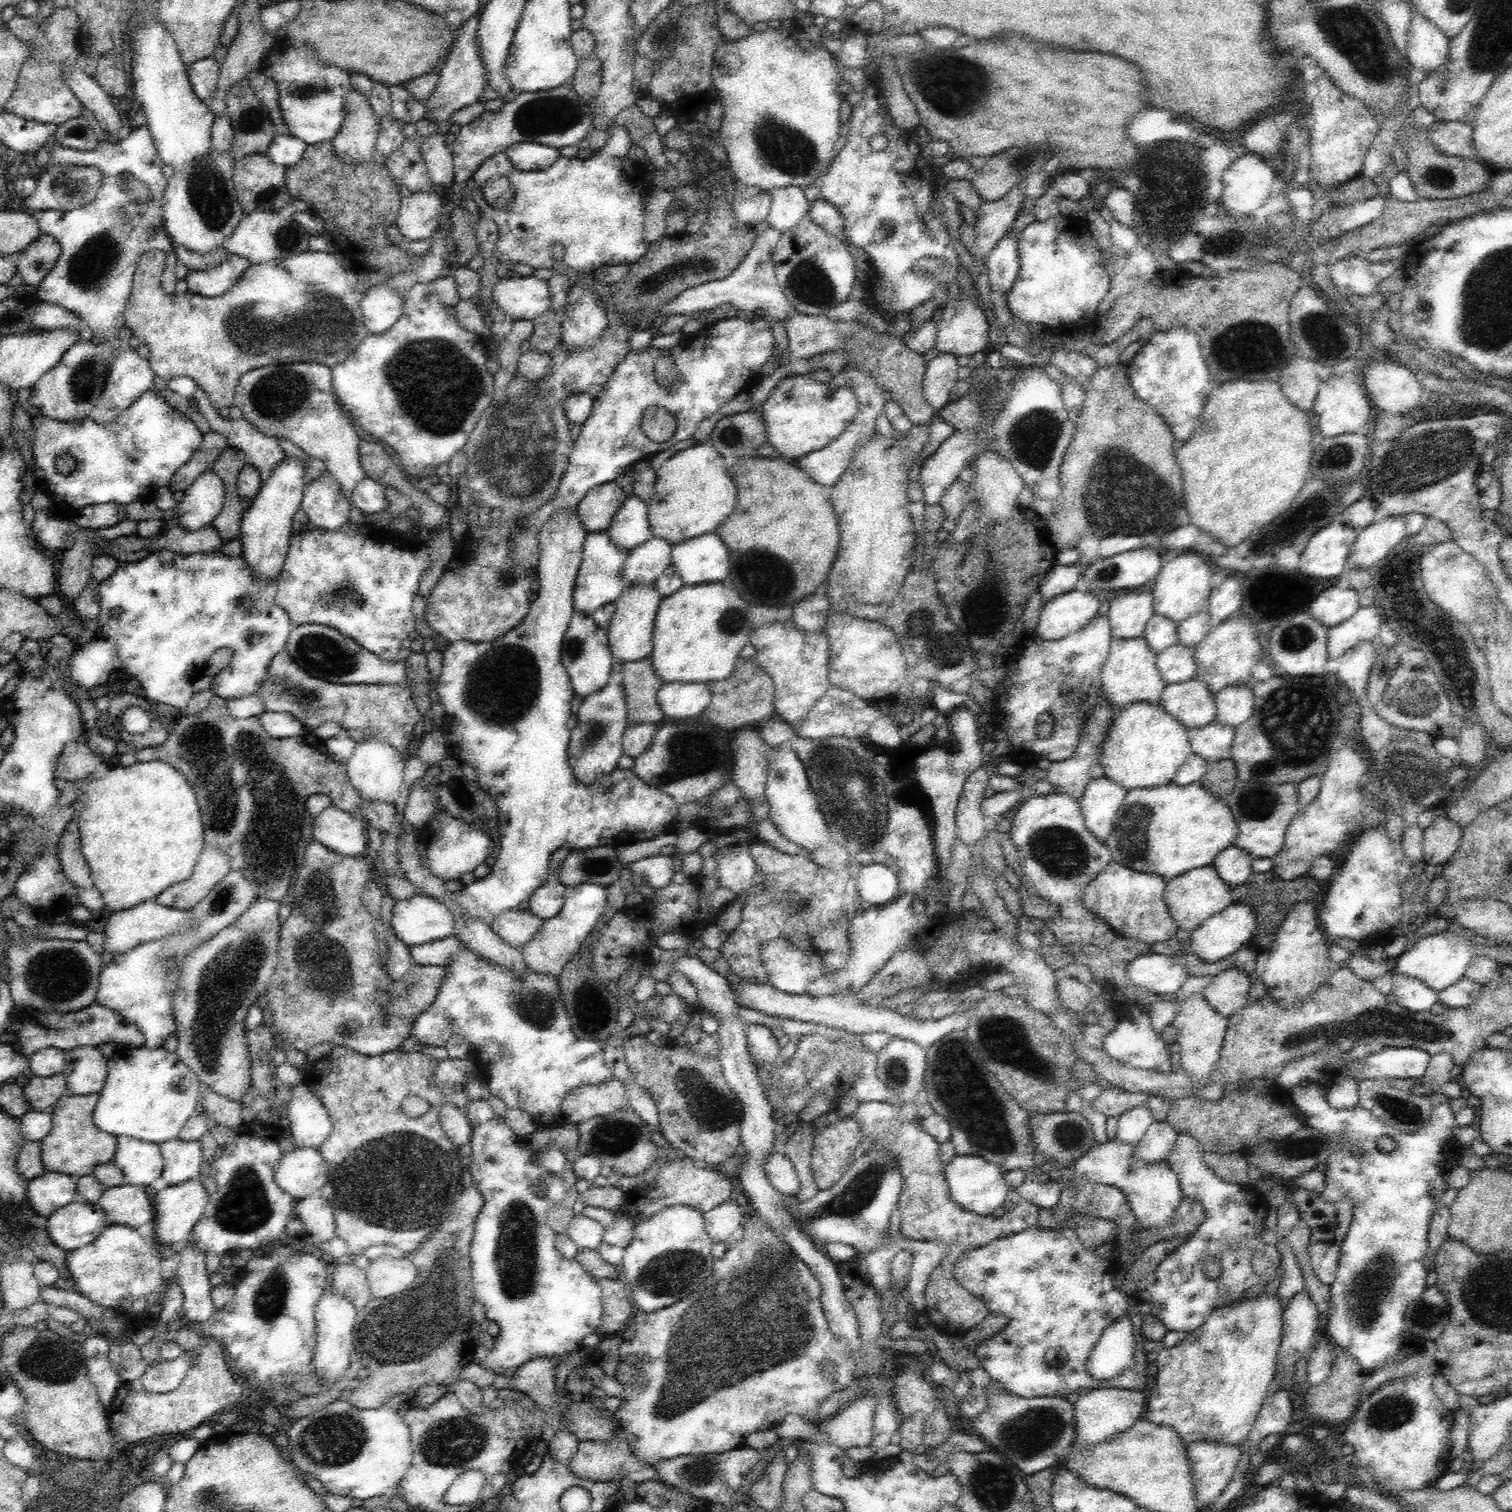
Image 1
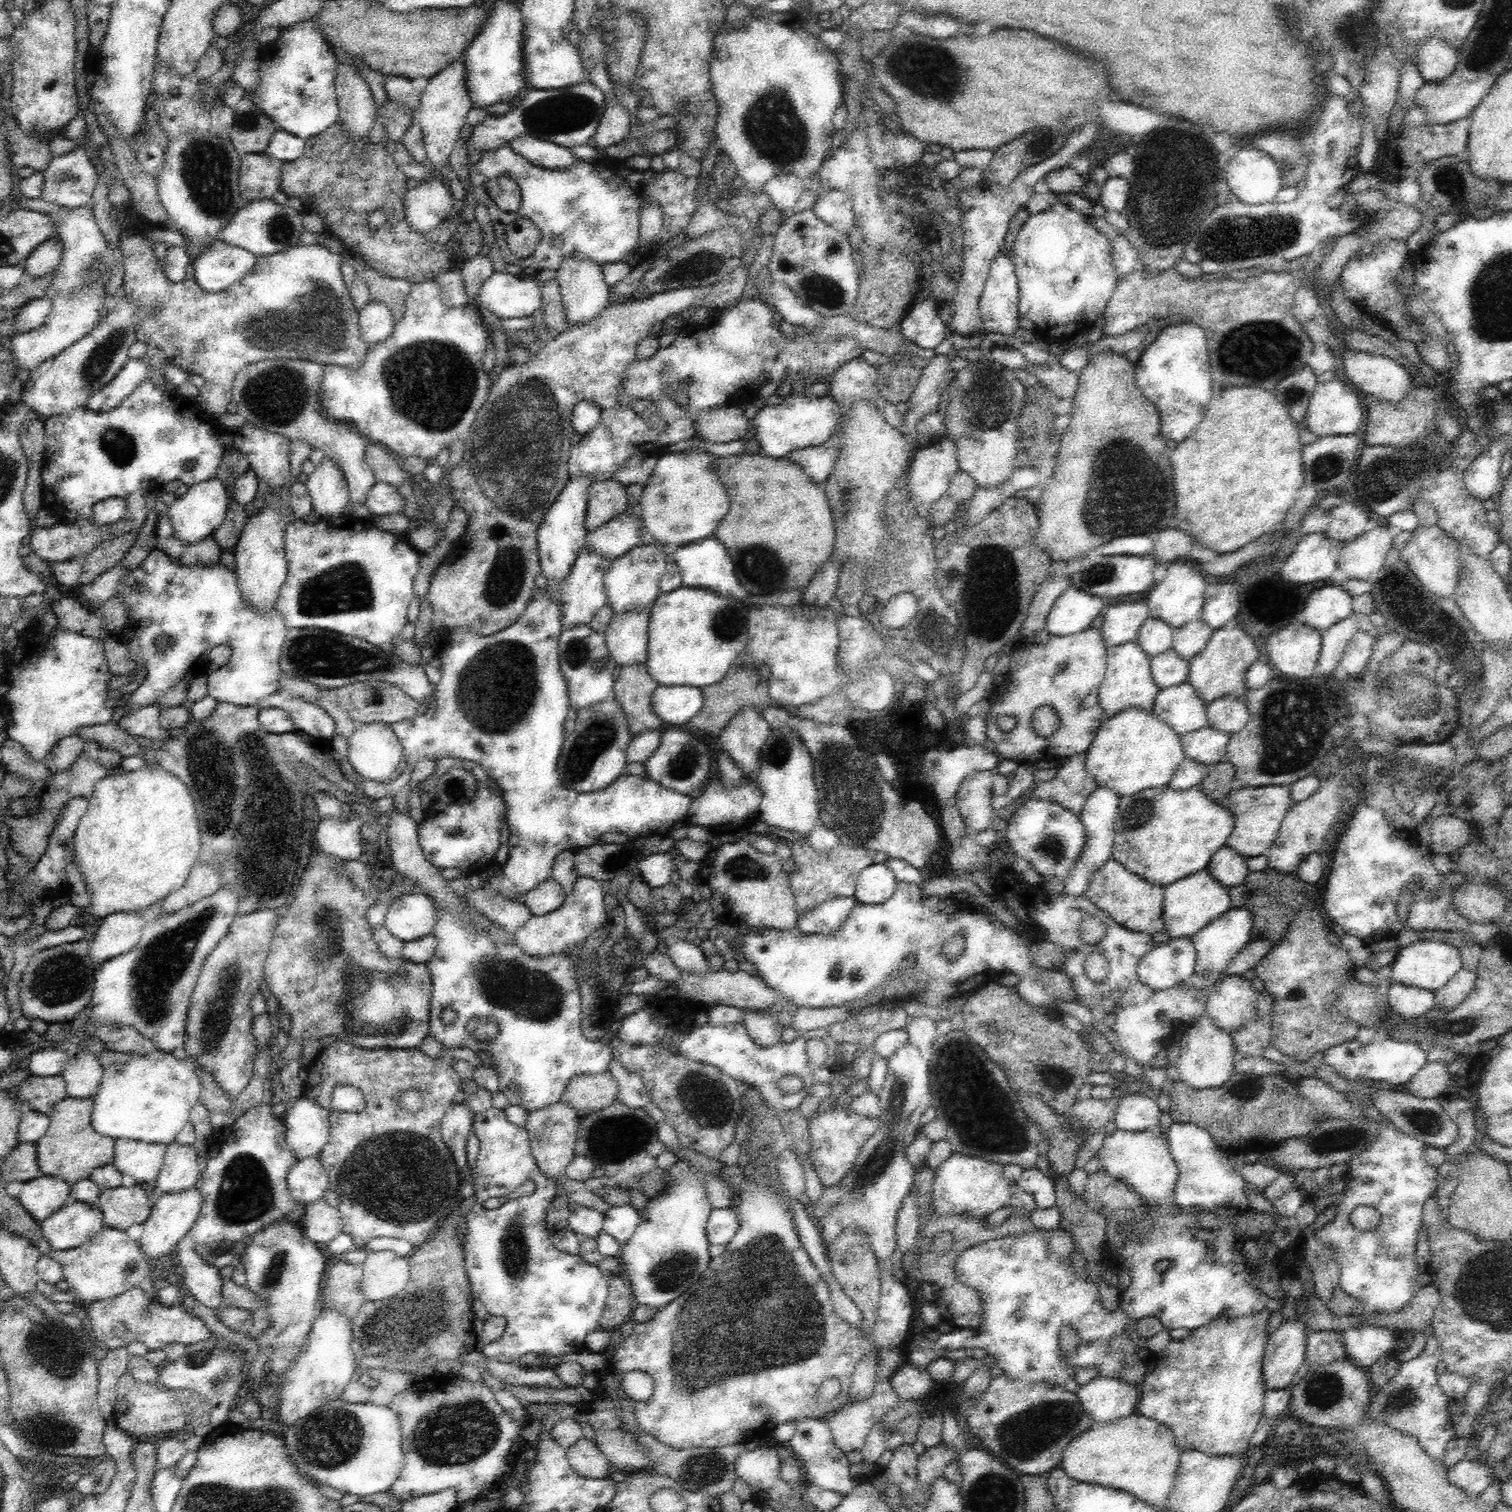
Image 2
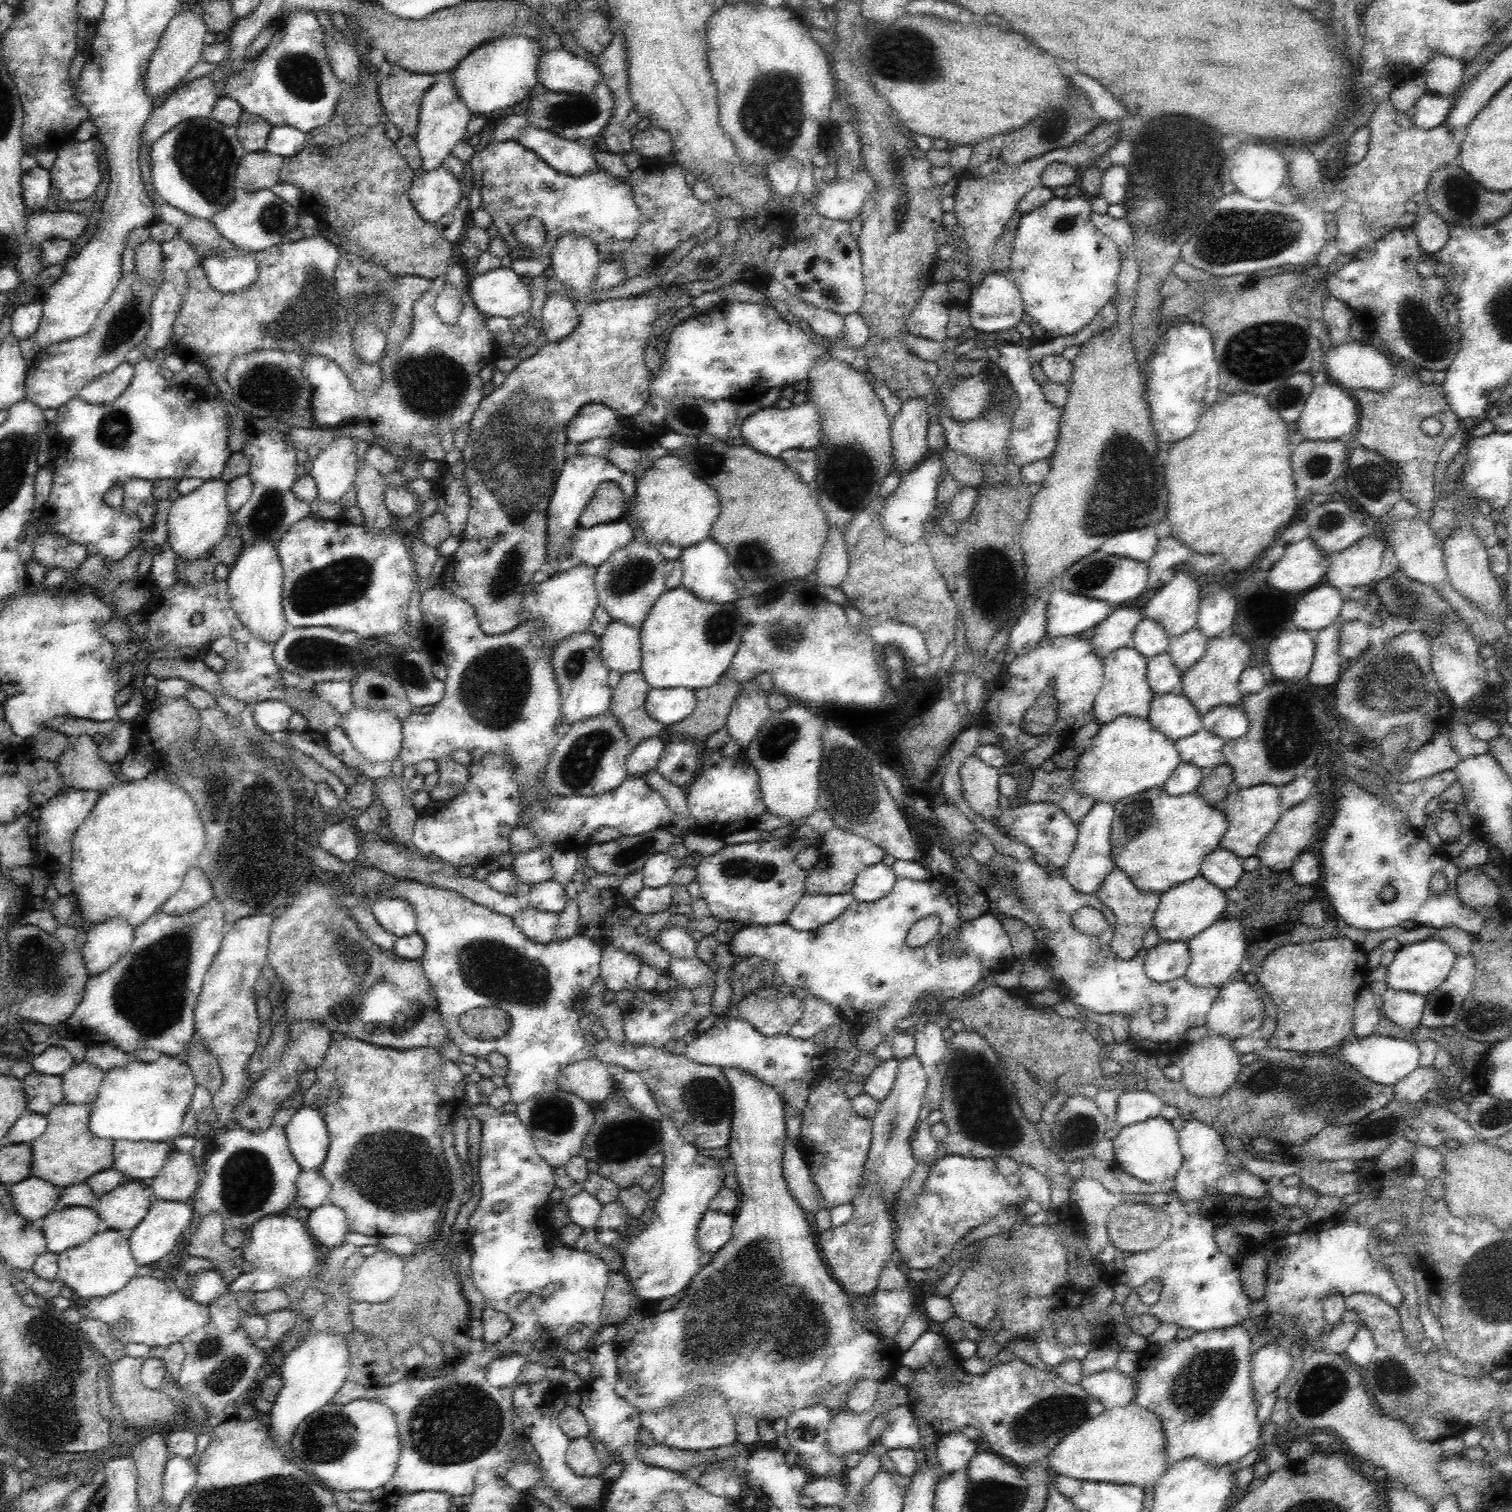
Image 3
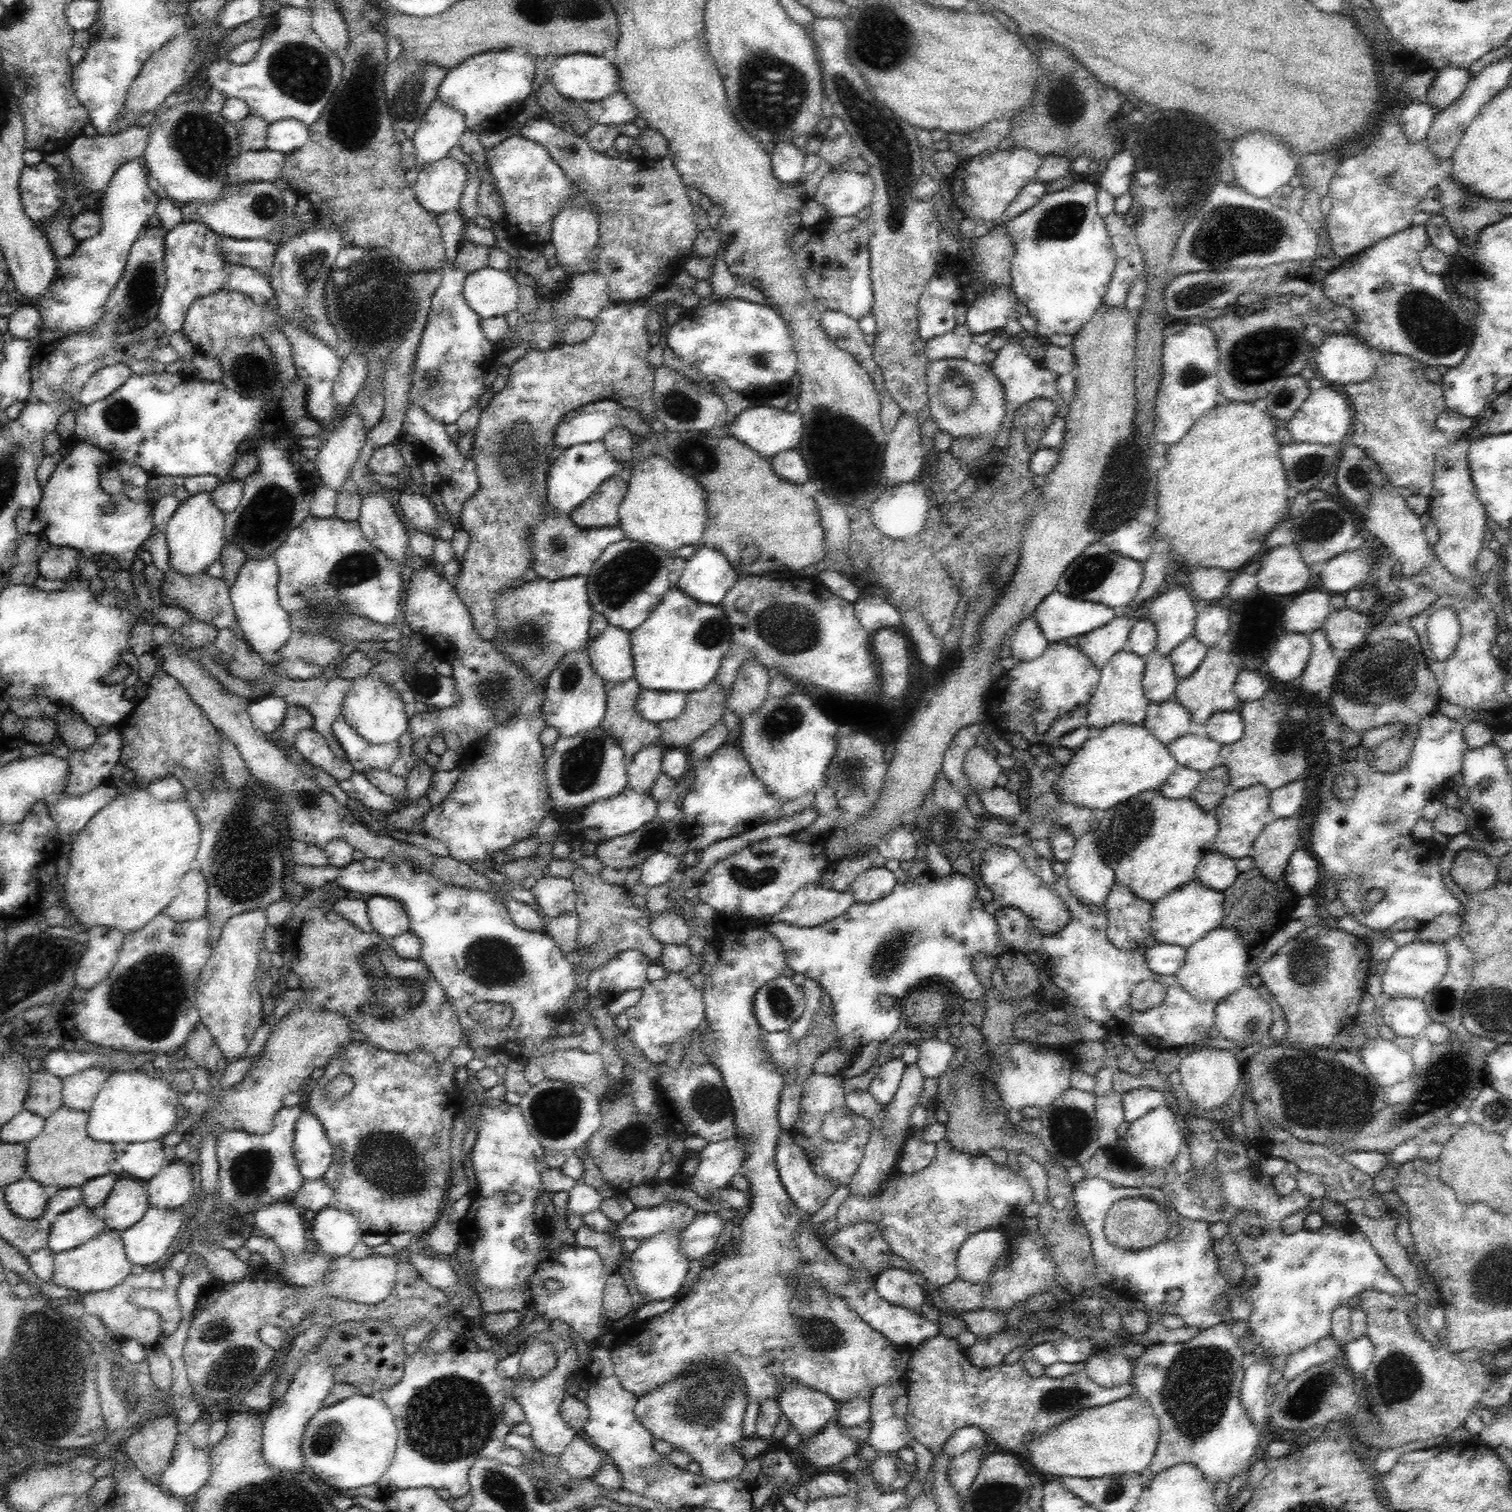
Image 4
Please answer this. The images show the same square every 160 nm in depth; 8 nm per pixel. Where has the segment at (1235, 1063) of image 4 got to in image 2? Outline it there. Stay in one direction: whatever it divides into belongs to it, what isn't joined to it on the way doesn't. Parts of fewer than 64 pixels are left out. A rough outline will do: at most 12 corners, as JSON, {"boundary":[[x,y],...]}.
{"boundary":[[1204,1014],[1180,1040],[1180,1081],[1202,1090],[1235,1073],[1233,1034]]}

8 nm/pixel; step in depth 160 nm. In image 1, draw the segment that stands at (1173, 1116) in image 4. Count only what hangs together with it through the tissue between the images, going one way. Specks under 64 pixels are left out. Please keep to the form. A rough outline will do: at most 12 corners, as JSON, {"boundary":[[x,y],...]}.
{"boundary":[[1117,1137],[1085,1152],[1075,1176],[1122,1189],[1137,1222],[1164,1226],[1180,1204],[1167,1161],[1133,1160]]}

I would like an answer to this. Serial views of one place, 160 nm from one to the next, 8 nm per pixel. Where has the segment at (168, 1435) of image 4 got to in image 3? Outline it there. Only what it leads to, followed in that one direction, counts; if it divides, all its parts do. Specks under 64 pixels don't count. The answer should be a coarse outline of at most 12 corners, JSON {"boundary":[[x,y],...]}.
{"boundary":[[158,1432],[134,1445],[140,1507],[163,1499],[170,1457]]}

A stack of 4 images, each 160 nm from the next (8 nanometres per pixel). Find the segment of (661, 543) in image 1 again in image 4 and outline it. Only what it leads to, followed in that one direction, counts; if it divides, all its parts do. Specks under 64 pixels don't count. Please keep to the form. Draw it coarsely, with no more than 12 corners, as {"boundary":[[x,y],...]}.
{"boundary":[[610,544],[587,577],[593,612],[638,628],[671,589],[654,544]]}

